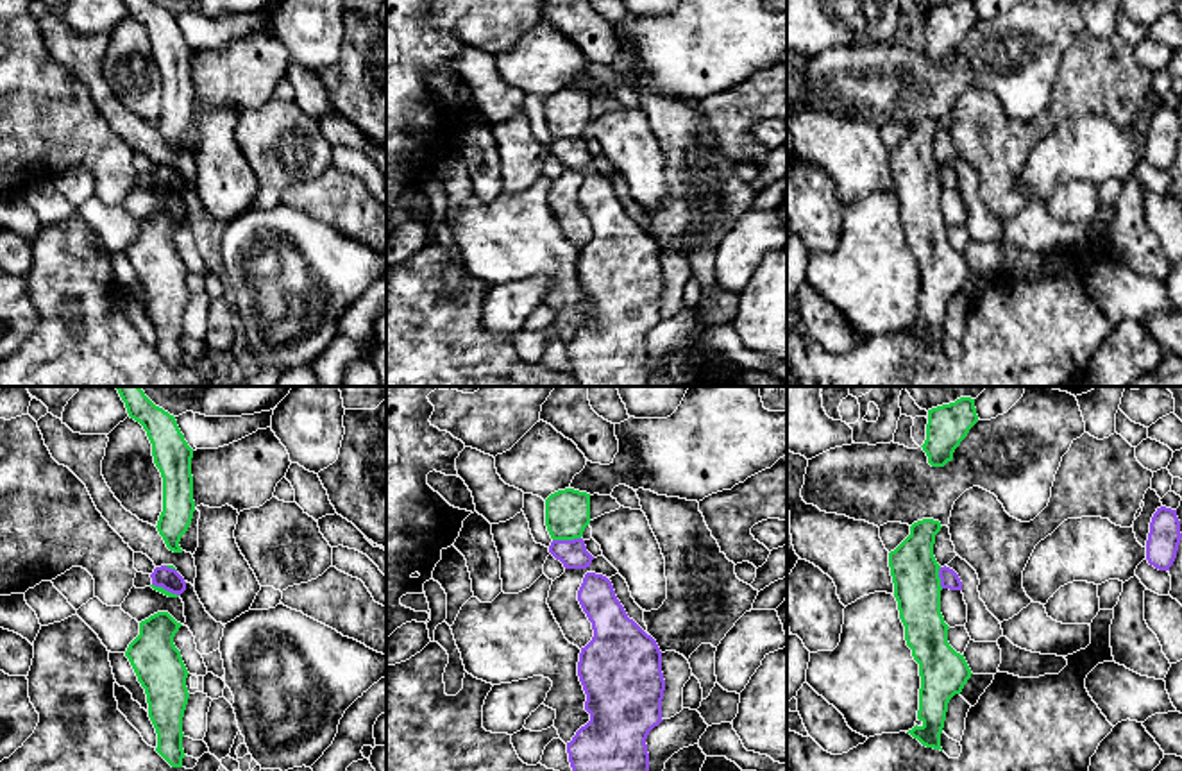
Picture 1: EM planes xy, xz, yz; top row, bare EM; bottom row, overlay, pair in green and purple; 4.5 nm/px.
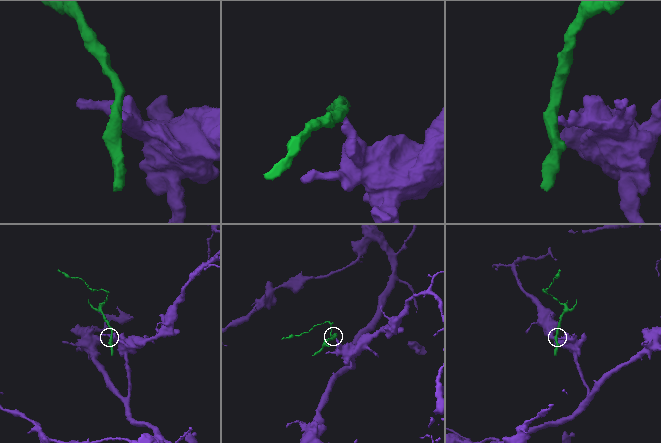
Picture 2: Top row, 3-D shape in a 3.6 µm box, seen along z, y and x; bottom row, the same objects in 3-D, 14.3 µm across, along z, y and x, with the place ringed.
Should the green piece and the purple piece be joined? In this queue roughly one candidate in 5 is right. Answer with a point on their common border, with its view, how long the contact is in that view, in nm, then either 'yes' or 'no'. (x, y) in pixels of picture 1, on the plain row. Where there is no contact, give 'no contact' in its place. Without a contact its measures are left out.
xz (565, 138) | 130 nm | no

